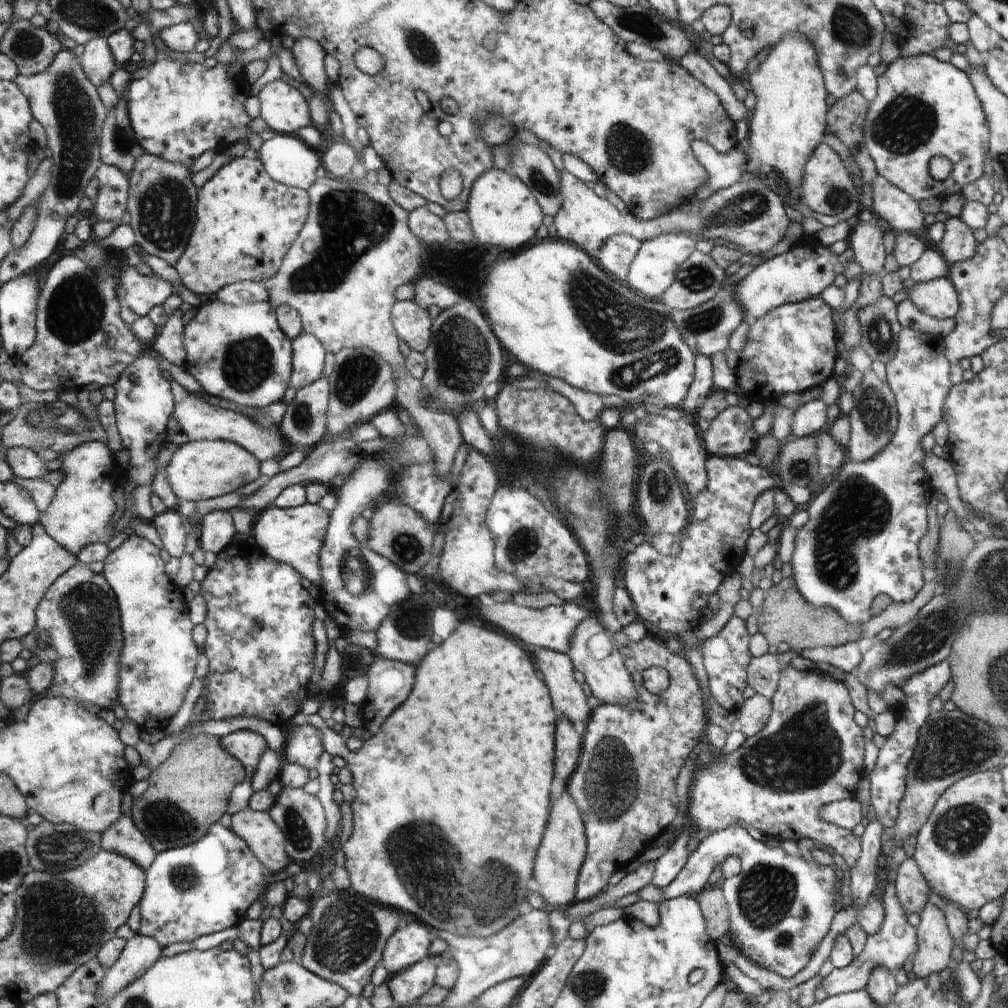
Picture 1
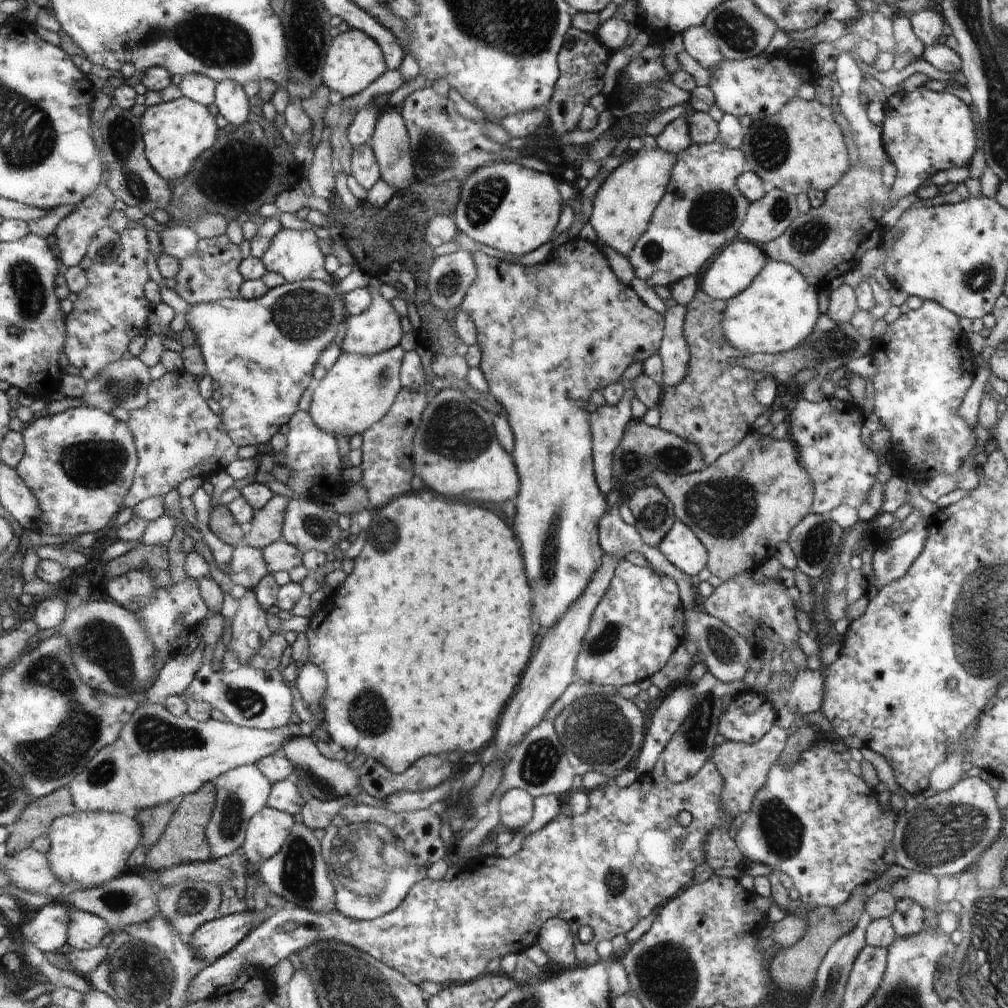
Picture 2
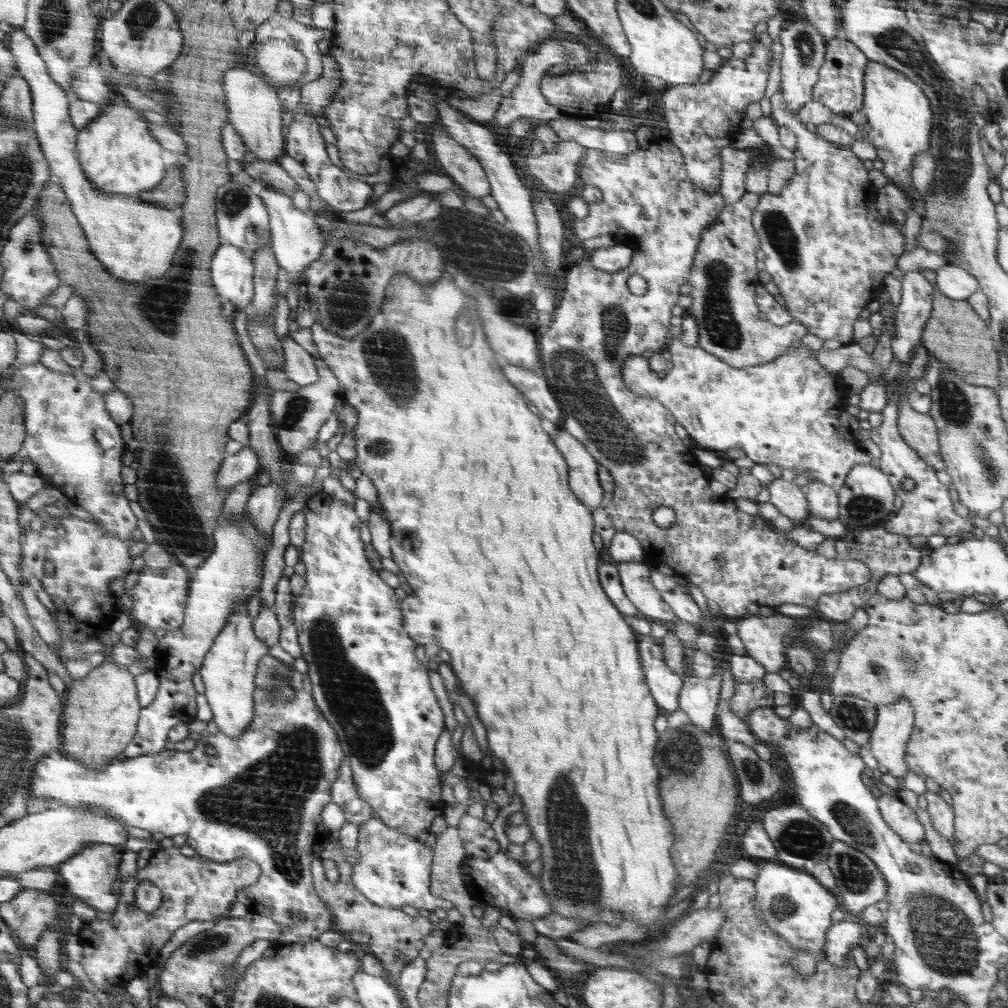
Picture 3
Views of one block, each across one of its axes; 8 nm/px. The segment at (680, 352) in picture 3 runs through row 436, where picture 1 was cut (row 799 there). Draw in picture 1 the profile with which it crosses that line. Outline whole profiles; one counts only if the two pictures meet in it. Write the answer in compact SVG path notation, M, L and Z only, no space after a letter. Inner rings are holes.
M787 665L781 669L776 692L770 701L772 705L771 716L762 731L747 738L746 742L738 750L725 756L714 756L714 760L710 765L702 766L698 764L689 786L690 804L687 814L682 818L682 825L688 826L691 832L699 832L700 830L712 830L714 832L732 826L736 820L742 820L742 822L754 826L756 830L760 830L764 837L773 838L774 843L779 843L786 839L793 840L794 838L811 838L813 842L820 842L826 848L830 848L830 851L840 854L847 866L850 866L852 869L862 857L862 840L856 838L851 830L844 830L842 827L822 820L819 813L824 805L831 802L855 798L856 786L858 786L860 780L852 780L852 778L856 778L856 774L864 772L864 760L862 758L864 758L865 737L862 736L860 726L854 722L854 716L852 716L854 714L854 708L852 708L848 690L842 686L842 682L838 682L838 679L834 680L834 678L830 678L830 675L818 676L818 674L814 674L814 671L802 672L792 665Z

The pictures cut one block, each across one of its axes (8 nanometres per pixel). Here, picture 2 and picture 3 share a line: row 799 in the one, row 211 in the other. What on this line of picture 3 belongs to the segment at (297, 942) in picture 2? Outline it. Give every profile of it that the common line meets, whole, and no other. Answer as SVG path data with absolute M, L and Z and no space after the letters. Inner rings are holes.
M668 138L654 139L650 142L646 150L638 149L636 152L630 154L624 154L620 156L613 156L612 154L604 153L603 151L596 149L588 149L586 154L581 158L582 169L579 172L580 178L585 184L591 184L596 186L602 192L602 200L599 202L590 202L589 213L587 217L576 223L574 226L576 235L579 235L583 240L588 238L594 238L596 236L611 234L618 244L629 246L633 250L633 256L631 263L624 269L616 272L606 272L596 267L593 267L589 262L583 261L570 268L563 274L563 285L560 304L558 310L555 310L555 319L552 319L550 326L546 329L546 332L542 332L540 335L539 351L540 362L544 364L544 374L548 378L548 384L550 384L550 390L558 394L558 382L560 382L560 394L556 397L560 408L562 408L562 414L564 414L564 428L568 430L568 434L576 434L576 438L579 439L580 444L584 445L586 451L593 456L598 462L599 466L606 468L610 477L614 480L615 488L612 494L612 500L605 507L606 513L610 517L612 524L617 532L628 532L634 537L638 538L640 544L643 547L643 557L641 562L648 562L652 566L666 565L670 566L674 572L681 578L684 578L689 585L696 586L700 593L711 603L715 608L720 609L724 616L736 617L745 616L746 610L751 605L756 606L769 606L774 609L781 606L784 603L800 604L800 606L812 606L814 607L819 599L824 595L842 593L843 591L852 589L853 587L864 585L864 582L868 582L871 578L870 569L866 563L858 559L838 559L828 558L822 554L818 554L815 550L808 550L807 547L798 546L794 542L792 546L792 539L786 542L786 534L778 534L778 542L776 542L776 532L772 530L770 532L770 526L764 522L760 524L761 516L758 514L746 514L744 512L744 506L740 506L740 502L736 502L736 498L732 498L730 494L716 494L716 490L712 490L713 478L704 472L704 466L700 465L700 458L696 458L696 450L694 446L688 446L688 442L684 442L684 438L680 438L680 434L676 434L676 426L680 426L679 422L676 422L676 417L670 410L661 402L654 400L646 400L644 396L633 392L623 380L624 362L627 362L628 358L632 356L640 356L642 352L646 350L652 350L654 353L660 352L660 348L666 344L666 336L668 336L668 328L670 328L670 308L674 307L678 296L680 296L680 286L688 282L688 274L692 270L692 264L696 254L698 253L698 244L702 240L702 232L710 226L714 221L718 220L719 214L723 212L724 208L728 205L738 202L746 193L746 172L750 170L750 164L752 160L760 154L762 150L760 148L749 148L739 150L728 146L722 150L723 157L723 172L722 172L722 185L718 192L708 192L702 190L688 178L686 164L683 162L683 155L681 154L679 147L674 146ZM632 274L639 274L646 280L648 287L647 292L644 295L635 295L630 292L627 284L628 278ZM660 506L668 506L672 508L676 513L676 522L670 526L670 528L658 528L653 522L652 515L656 508ZM716 558L722 558L724 565L718 565Z

